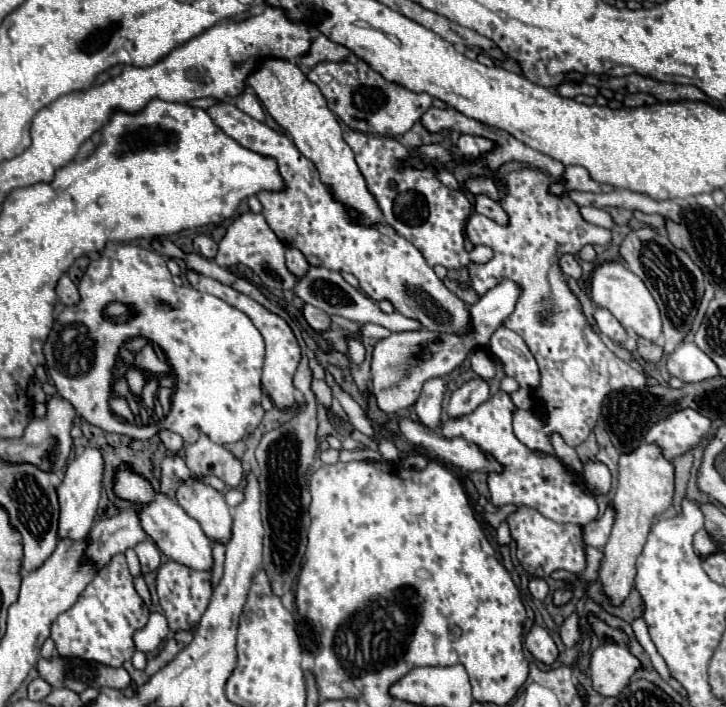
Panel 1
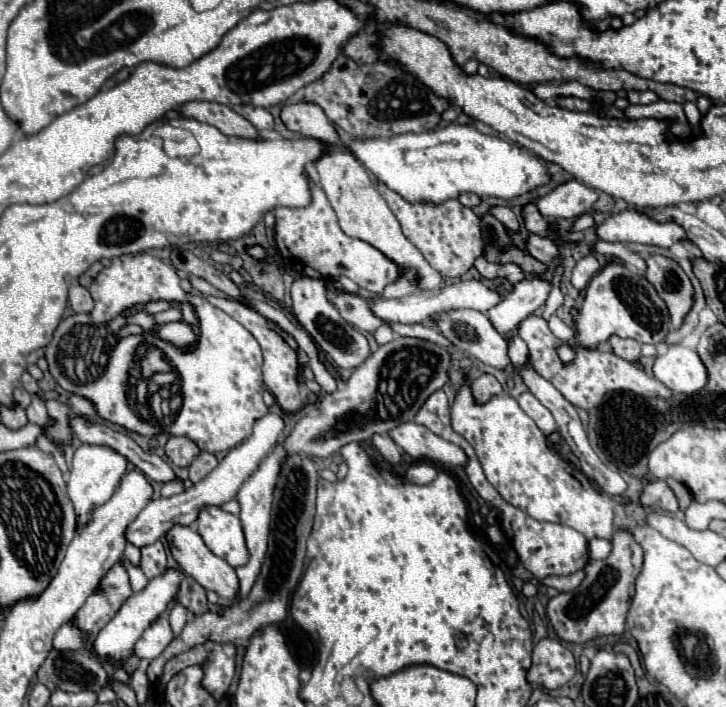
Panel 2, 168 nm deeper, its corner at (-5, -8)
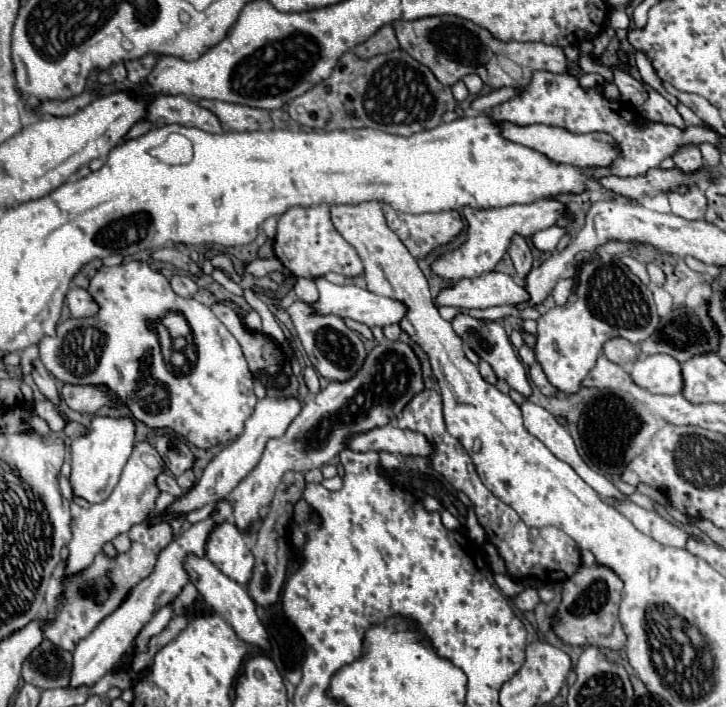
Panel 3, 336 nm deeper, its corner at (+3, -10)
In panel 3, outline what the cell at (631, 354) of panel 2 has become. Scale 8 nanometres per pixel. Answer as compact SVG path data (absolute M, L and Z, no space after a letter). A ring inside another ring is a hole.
M616 337L616 339L610 339L610 341L604 343L604 355L616 365L632 363L634 359L640 357L640 353L642 353L640 345L634 345L628 339L622 339L622 337Z

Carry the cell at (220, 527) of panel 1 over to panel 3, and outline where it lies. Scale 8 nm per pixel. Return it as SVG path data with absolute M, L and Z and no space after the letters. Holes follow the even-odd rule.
M230 521L218 525L208 543L206 543L206 557L232 581L240 585L248 585L252 579L254 557L250 553L250 545L246 543L244 535L238 531L236 525Z

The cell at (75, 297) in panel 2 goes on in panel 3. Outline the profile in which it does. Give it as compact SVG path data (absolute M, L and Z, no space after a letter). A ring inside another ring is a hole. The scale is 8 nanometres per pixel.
M70 289L66 295L72 317L94 317L98 313L98 303L86 289Z

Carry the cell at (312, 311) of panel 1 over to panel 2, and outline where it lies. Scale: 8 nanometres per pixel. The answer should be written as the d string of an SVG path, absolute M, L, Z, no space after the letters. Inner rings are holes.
M306 275L294 279L294 283L292 283L292 309L294 309L294 315L300 321L300 325L314 339L314 343L322 351L326 351L326 355L332 357L336 365L340 365L344 369L352 369L352 367L362 365L368 359L370 347L368 347L366 337L362 333L358 333L350 323L342 321L338 311L326 301L322 279L312 279Z

